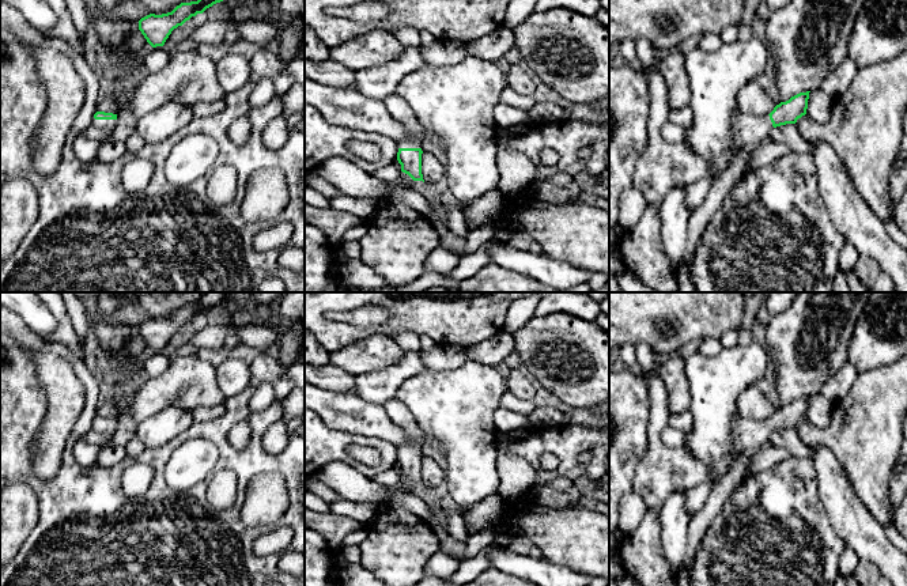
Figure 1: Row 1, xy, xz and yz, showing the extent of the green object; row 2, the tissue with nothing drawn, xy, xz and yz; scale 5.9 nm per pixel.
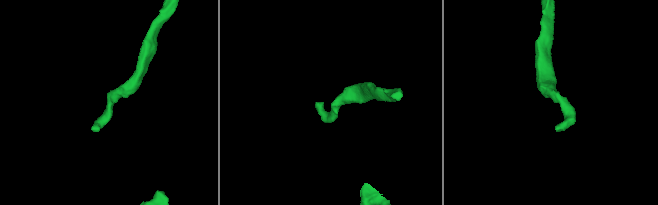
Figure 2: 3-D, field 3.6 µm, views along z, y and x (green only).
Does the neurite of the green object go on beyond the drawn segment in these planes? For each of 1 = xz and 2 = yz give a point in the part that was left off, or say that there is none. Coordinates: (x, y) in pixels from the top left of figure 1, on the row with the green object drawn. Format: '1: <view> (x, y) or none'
1: xz (396, 106)
2: yz (747, 129)

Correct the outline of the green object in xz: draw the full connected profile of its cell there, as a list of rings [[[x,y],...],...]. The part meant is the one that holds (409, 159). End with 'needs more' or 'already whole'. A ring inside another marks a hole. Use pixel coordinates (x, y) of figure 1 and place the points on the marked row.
[[[394,92],[382,101],[389,114],[404,125],[409,137],[397,141],[397,160],[401,171],[408,174],[413,181],[423,181],[422,174],[422,125],[419,124],[412,109]]]; needs more

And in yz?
[[[800,92],[786,102],[781,102],[770,114],[753,117],[741,113],[738,109],[733,113],[732,137],[736,147],[742,151],[745,145],[759,145],[768,137],[772,128],[795,124],[798,118],[806,114],[809,92]]]; needs more

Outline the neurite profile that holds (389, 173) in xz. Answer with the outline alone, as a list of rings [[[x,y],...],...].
[[[393,163],[385,167],[378,169],[374,174],[375,178],[385,181],[385,182],[392,182],[397,179],[401,175],[401,170]]]

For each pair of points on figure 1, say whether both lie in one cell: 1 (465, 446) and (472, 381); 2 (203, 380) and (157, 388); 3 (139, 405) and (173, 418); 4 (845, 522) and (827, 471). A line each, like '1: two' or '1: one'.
1: one
2: one
3: two
4: one

